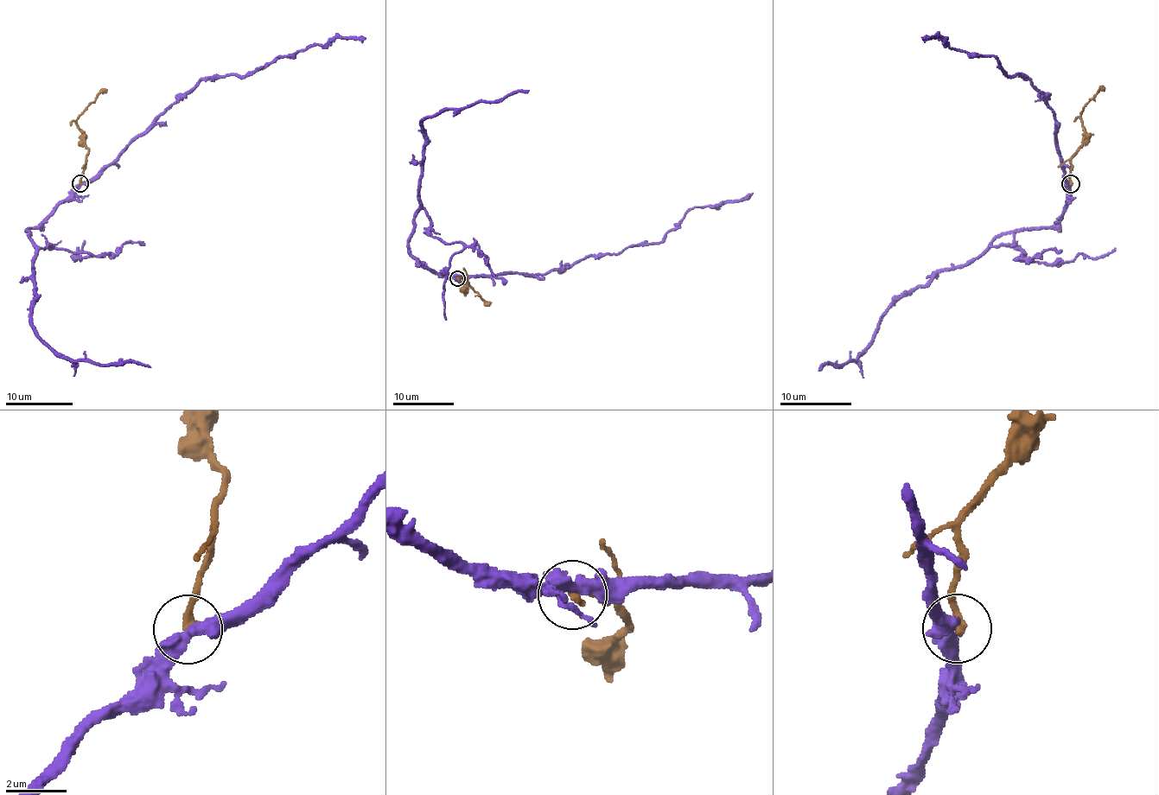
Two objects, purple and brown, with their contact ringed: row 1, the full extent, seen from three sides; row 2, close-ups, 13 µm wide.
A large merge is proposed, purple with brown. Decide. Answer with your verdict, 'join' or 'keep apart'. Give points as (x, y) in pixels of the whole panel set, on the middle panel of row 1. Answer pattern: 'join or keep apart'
join

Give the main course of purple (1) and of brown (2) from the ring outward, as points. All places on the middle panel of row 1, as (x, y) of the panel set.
1: (457, 277), (432, 272), (410, 253), (409, 237), (421, 205), (422, 122), (441, 110), (499, 102), (528, 91)
2: (457, 279), (466, 279), (468, 283), (464, 287), (467, 287), (462, 283), (489, 306)

